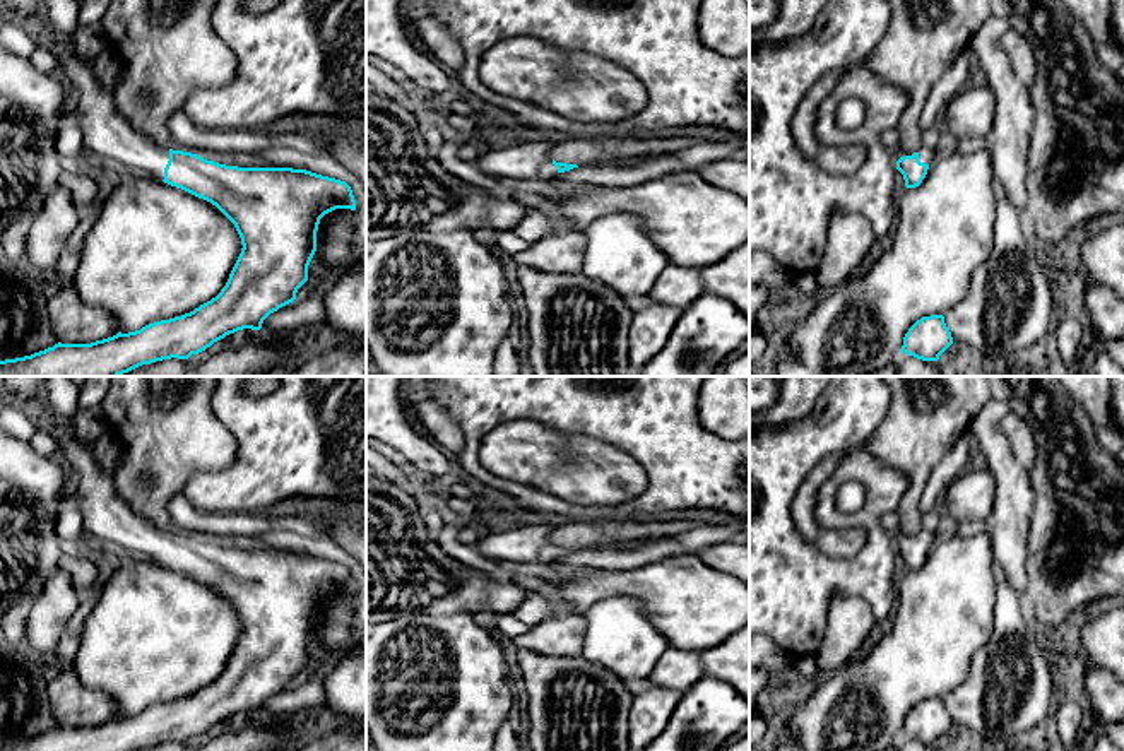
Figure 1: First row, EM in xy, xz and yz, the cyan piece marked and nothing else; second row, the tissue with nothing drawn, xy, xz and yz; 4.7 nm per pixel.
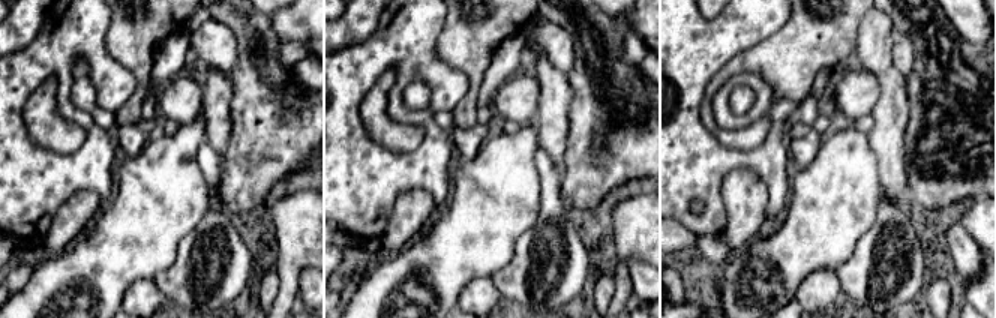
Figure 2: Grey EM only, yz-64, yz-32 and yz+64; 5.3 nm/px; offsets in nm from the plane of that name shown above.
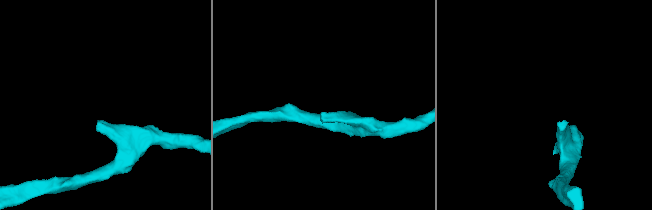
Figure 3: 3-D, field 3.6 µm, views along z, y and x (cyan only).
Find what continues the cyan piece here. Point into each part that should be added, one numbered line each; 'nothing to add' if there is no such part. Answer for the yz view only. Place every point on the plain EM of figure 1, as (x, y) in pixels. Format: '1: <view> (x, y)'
1: yz (926, 538)

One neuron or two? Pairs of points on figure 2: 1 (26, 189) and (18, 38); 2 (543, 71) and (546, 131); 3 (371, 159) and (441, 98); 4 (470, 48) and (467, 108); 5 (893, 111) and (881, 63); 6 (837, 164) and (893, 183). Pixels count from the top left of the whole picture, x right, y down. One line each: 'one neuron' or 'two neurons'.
1: two neurons
2: one neuron
3: one neuron
4: one neuron
5: one neuron
6: two neurons

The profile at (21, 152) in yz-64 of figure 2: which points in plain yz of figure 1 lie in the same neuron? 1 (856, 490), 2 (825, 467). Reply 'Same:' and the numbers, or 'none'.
Same: none

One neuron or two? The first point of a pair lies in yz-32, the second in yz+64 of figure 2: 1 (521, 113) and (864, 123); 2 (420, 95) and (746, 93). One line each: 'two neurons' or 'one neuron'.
1: two neurons
2: one neuron

